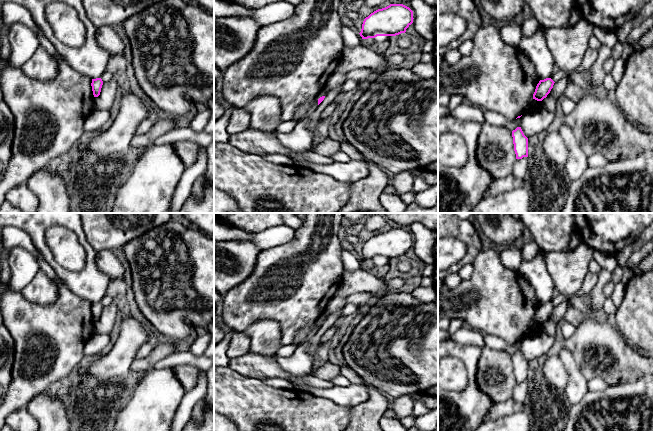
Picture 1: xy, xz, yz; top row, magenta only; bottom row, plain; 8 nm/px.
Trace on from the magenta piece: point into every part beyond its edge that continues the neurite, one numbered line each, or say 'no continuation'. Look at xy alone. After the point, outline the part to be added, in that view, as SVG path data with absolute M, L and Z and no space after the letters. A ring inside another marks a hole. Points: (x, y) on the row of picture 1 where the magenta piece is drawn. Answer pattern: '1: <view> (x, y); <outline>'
no continuation

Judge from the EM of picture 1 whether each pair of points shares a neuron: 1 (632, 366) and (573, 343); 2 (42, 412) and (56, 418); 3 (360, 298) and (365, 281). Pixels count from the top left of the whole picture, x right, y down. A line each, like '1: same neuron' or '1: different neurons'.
1: same neuron
2: same neuron
3: different neurons

